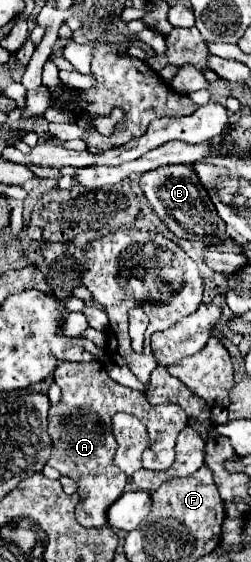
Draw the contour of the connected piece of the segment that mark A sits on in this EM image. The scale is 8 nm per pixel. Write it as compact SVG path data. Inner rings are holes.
M99 361L89 363L59 363L53 373L55 383L61 387L61 401L49 409L49 435L53 439L53 451L47 461L49 467L57 469L77 481L81 503L75 509L75 517L83 527L107 525L107 509L123 495L127 475L113 465L115 439L111 433L111 417L119 411L145 417L145 425L153 435L153 445L157 455L161 455L161 467L173 463L173 447L179 431L187 425L189 417L179 405L151 405L141 391L117 385L107 375L107 369ZM161 441L161 443L157 443ZM165 445L165 455L163 455Z

